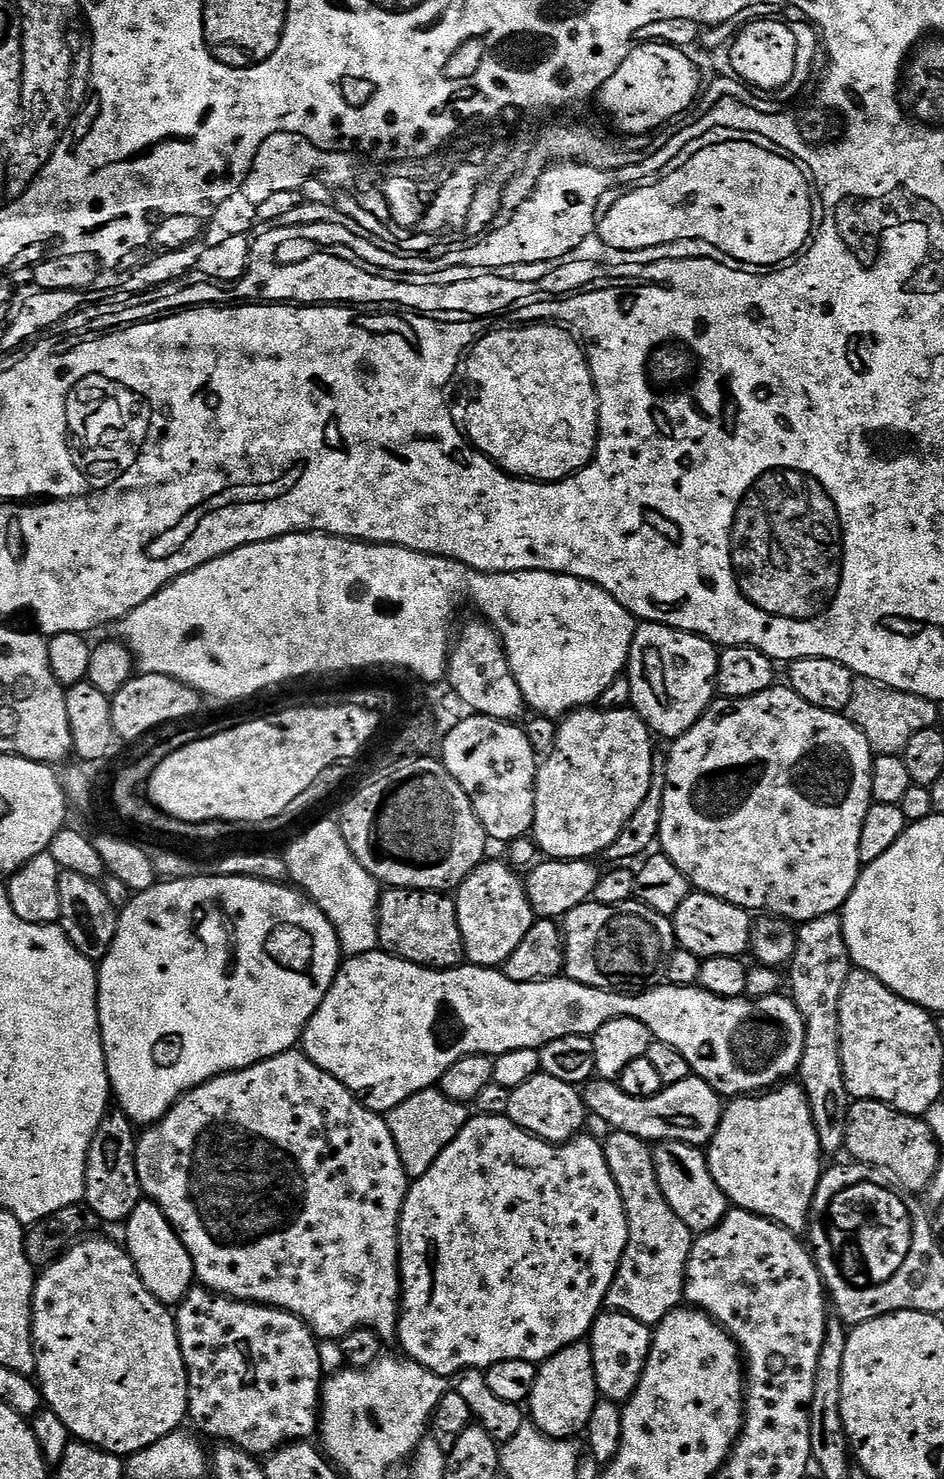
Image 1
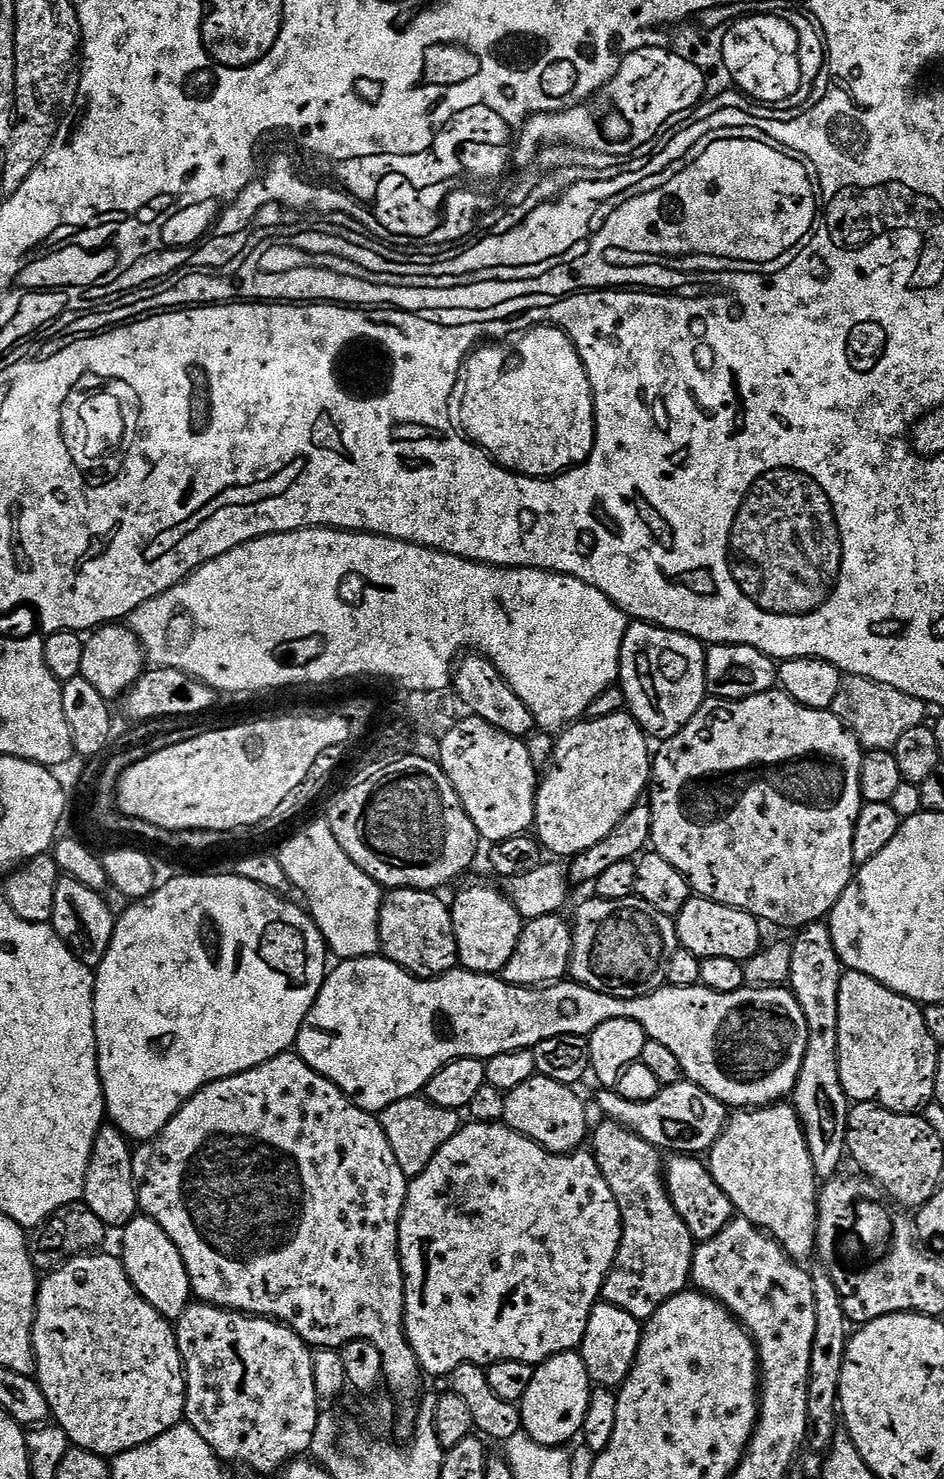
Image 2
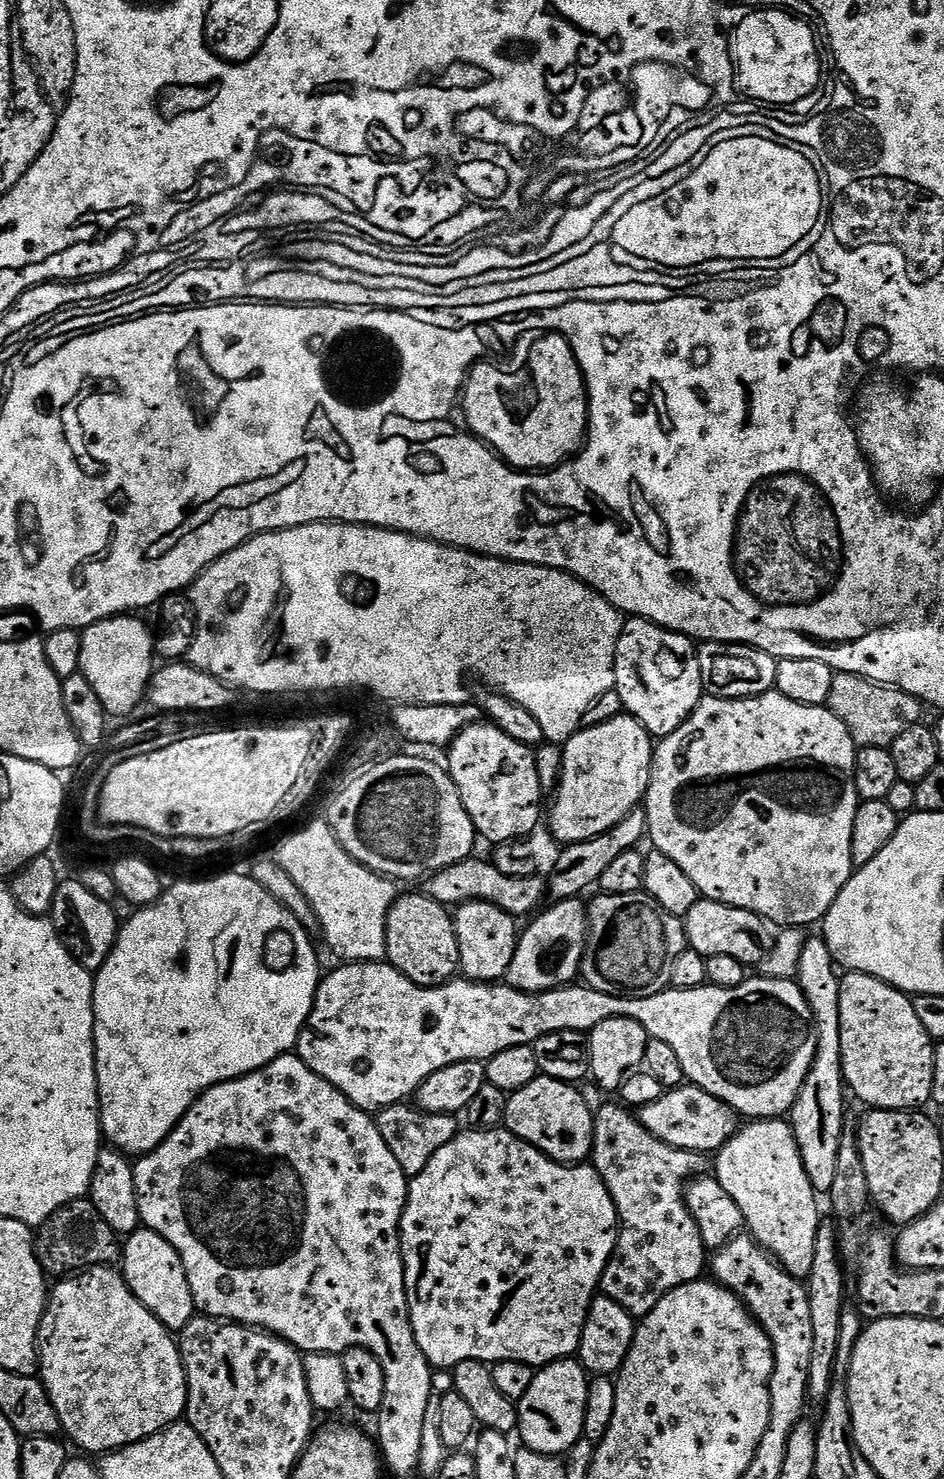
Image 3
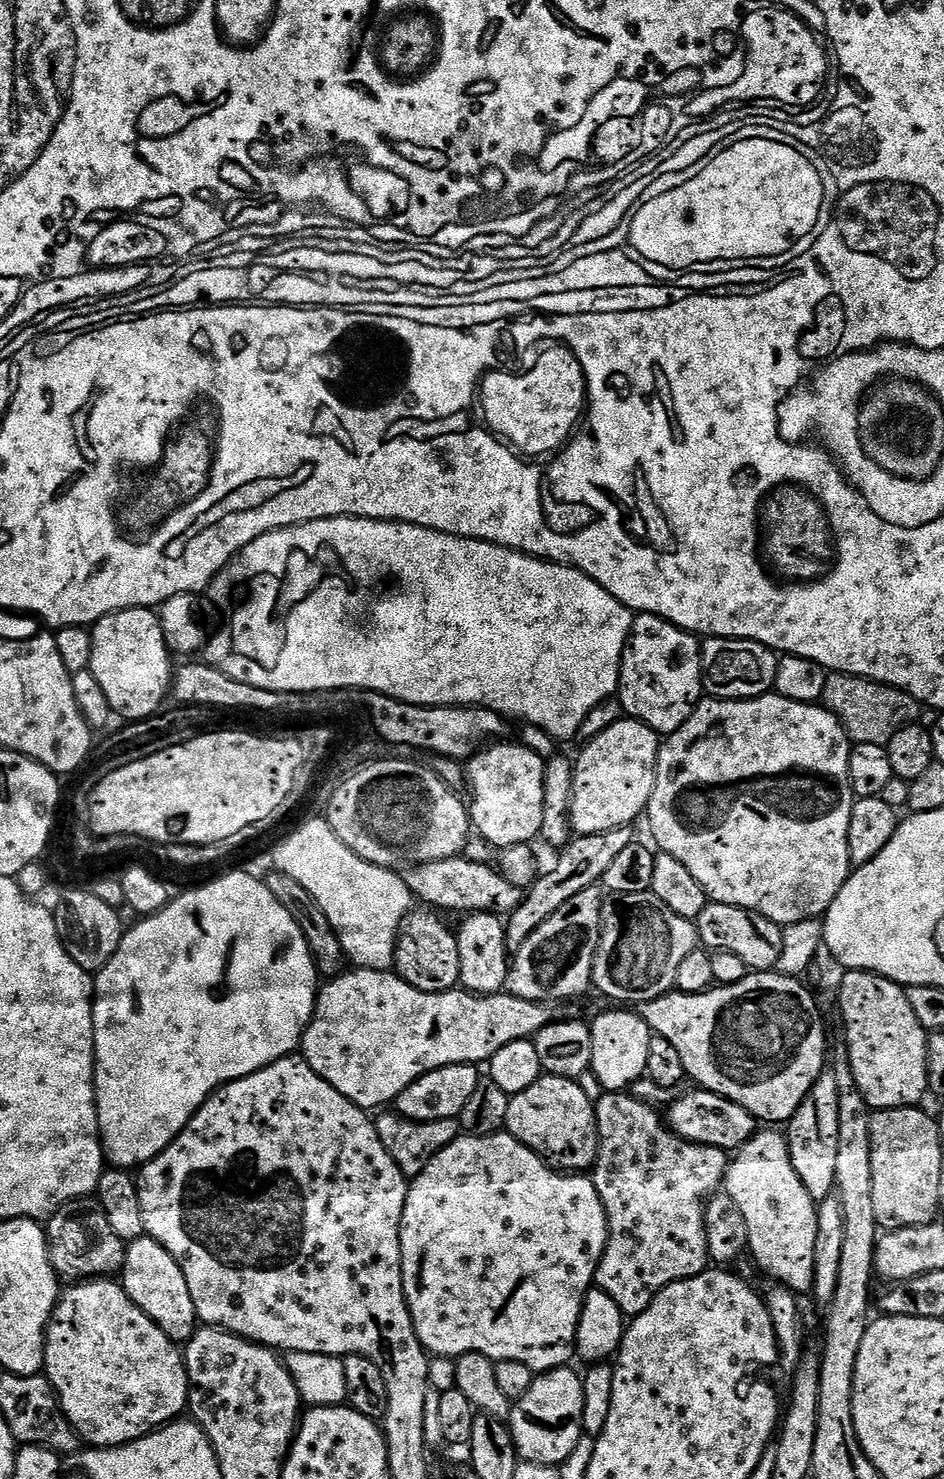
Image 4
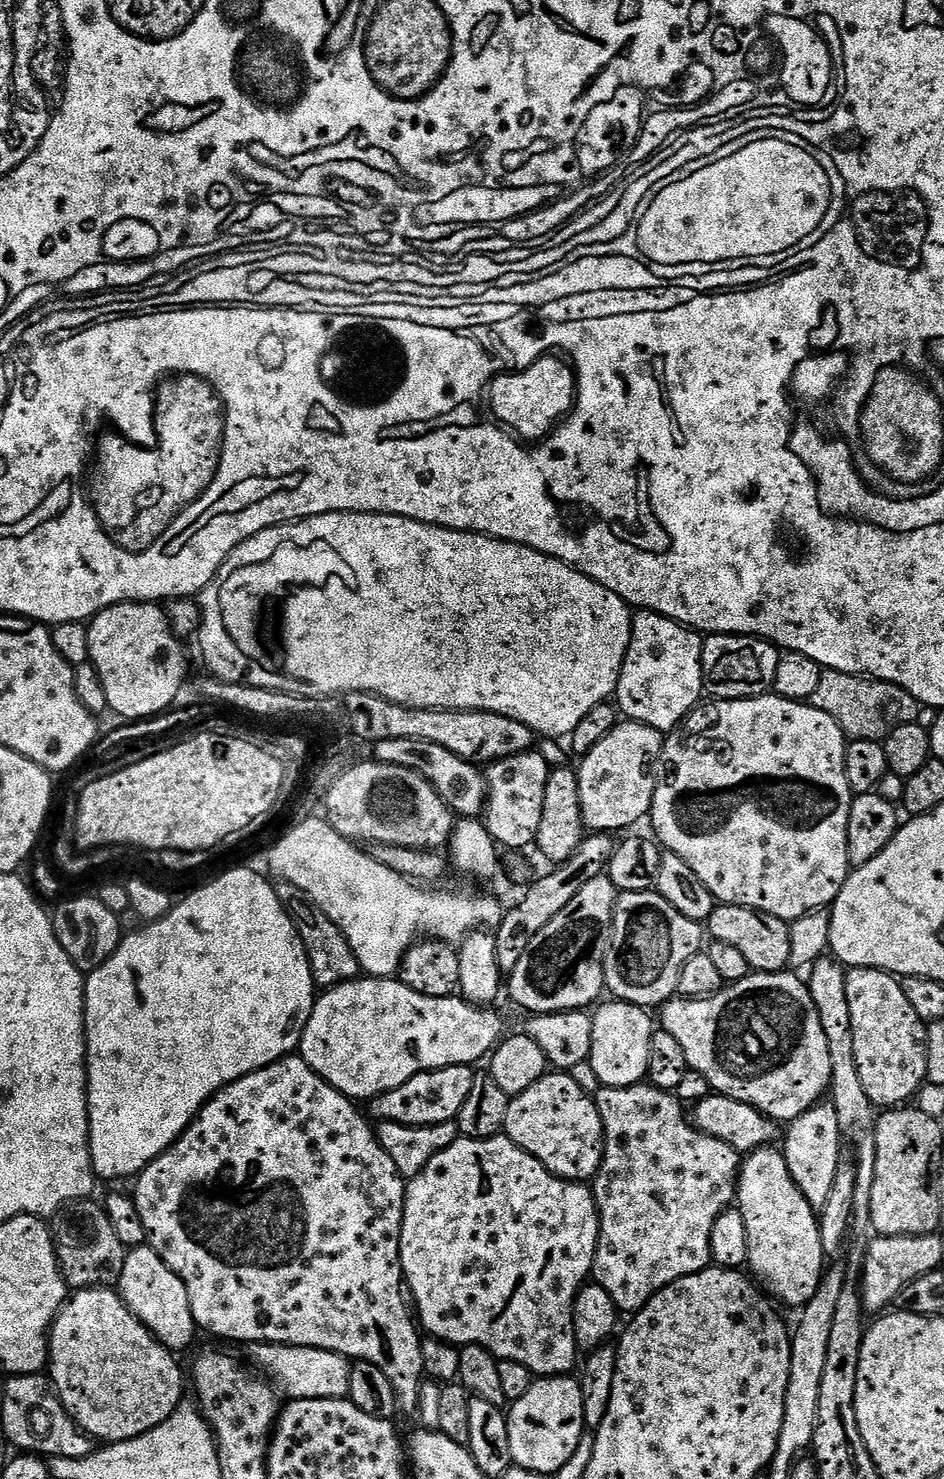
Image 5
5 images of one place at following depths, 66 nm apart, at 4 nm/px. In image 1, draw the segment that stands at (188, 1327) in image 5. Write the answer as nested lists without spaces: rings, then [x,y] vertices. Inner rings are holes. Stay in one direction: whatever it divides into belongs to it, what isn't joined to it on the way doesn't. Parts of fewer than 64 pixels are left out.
[[[141,1199],[140,1204],[134,1206],[134,1210],[128,1215],[123,1228],[123,1243],[128,1257],[134,1262],[136,1273],[142,1278],[146,1290],[150,1290],[150,1294],[154,1294],[154,1298],[158,1298],[163,1304],[179,1305],[187,1292],[192,1291],[196,1271],[192,1265],[192,1255],[180,1241],[180,1235],[172,1229],[172,1224],[162,1209],[153,1200]]]

